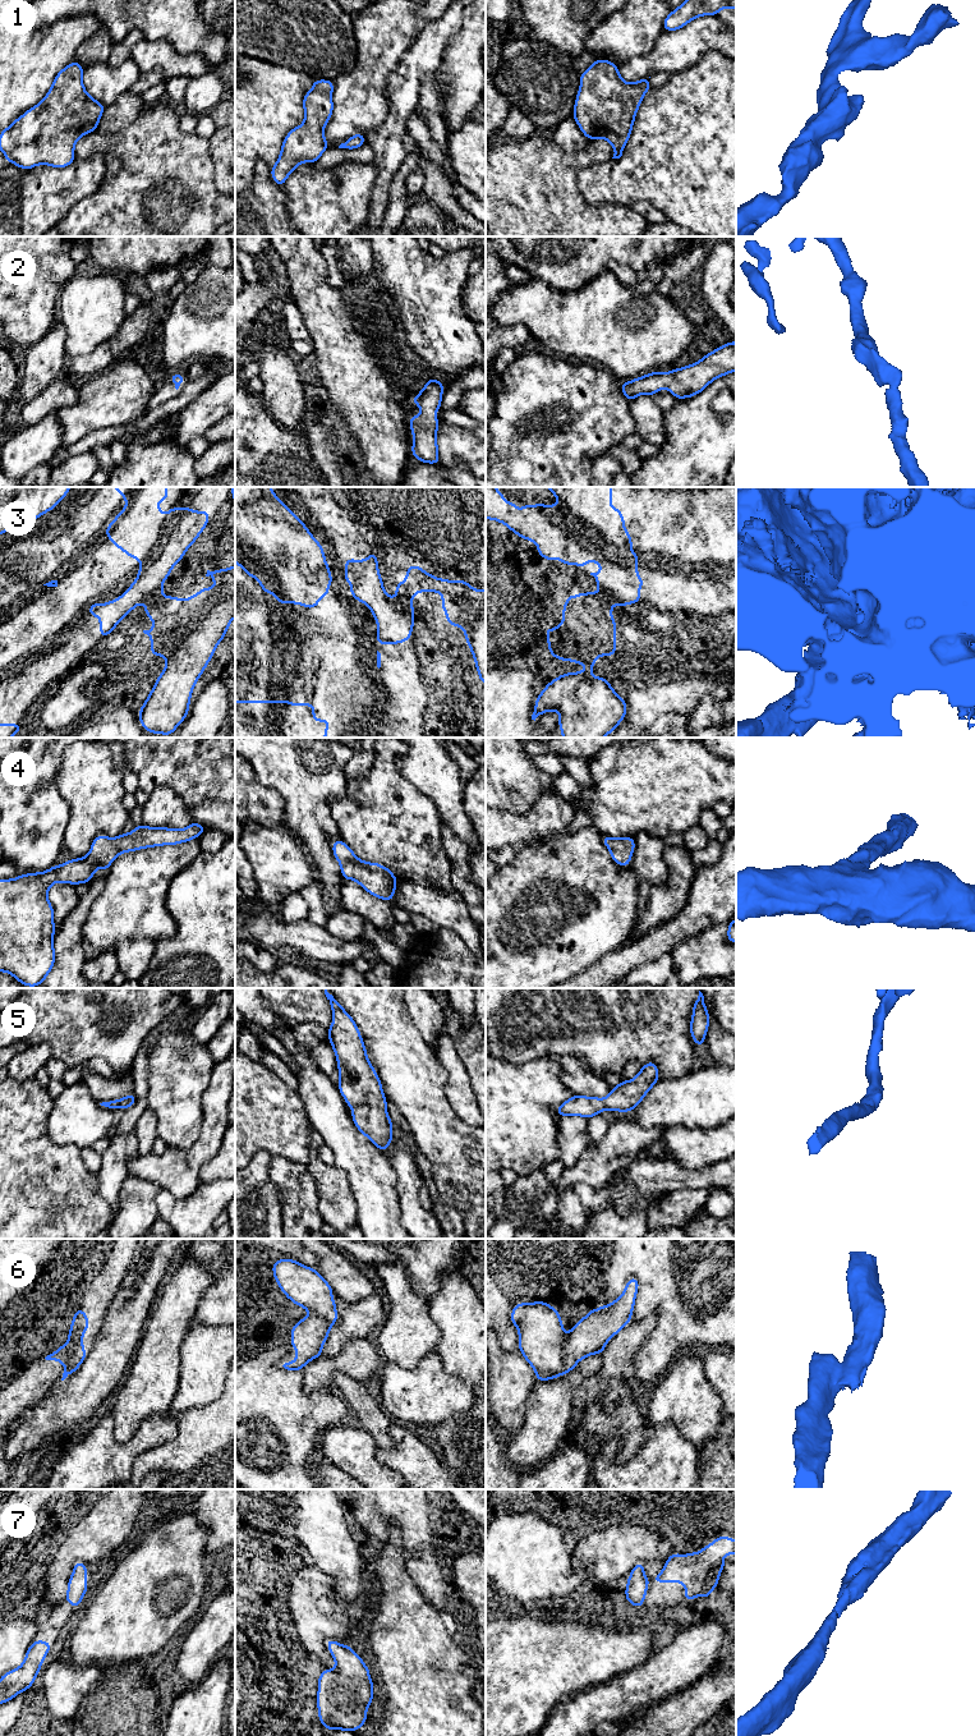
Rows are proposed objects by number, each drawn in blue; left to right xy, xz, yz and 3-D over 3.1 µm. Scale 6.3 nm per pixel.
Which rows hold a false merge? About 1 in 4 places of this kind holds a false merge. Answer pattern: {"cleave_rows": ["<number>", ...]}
{"cleave_rows": ["3", "6"]}

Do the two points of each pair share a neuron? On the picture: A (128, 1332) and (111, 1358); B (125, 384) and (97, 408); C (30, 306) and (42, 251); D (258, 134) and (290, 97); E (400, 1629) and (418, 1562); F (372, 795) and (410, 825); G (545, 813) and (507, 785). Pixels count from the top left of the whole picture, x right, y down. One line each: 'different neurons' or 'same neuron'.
A: same neuron
B: same neuron
C: same neuron
D: same neuron
E: different neurons
F: same neuron
G: different neurons

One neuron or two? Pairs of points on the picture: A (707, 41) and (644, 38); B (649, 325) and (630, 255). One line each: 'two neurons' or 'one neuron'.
A: two neurons
B: two neurons

